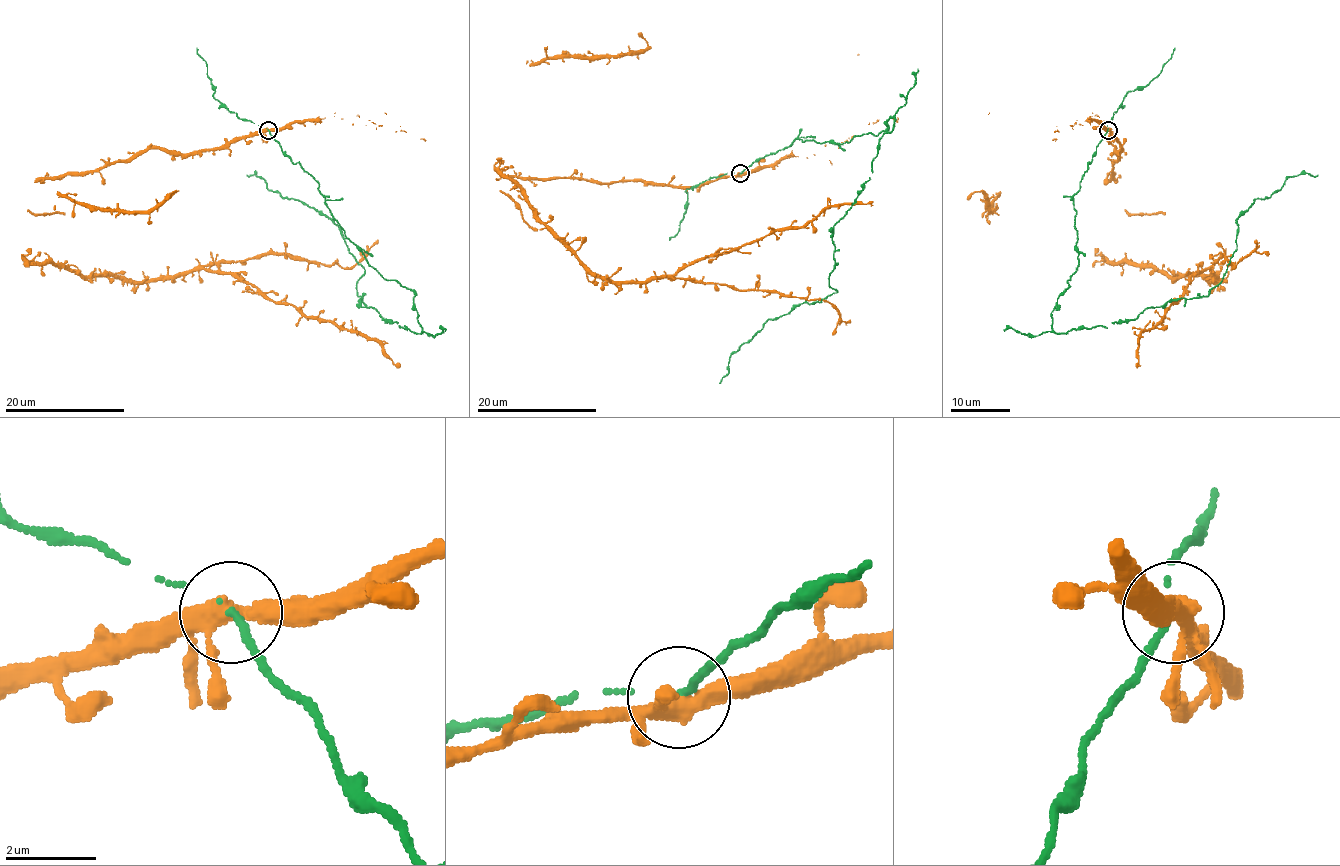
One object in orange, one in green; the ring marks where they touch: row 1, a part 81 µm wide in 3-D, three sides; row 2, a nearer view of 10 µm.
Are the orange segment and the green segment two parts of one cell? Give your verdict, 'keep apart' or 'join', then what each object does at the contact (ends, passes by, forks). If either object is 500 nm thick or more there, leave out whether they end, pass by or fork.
keep apart | orange forks | green passes by

